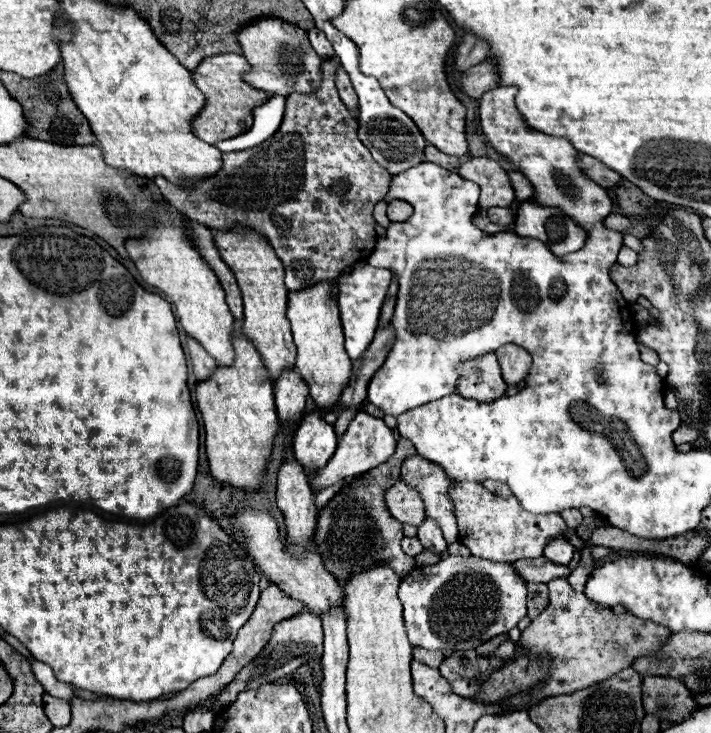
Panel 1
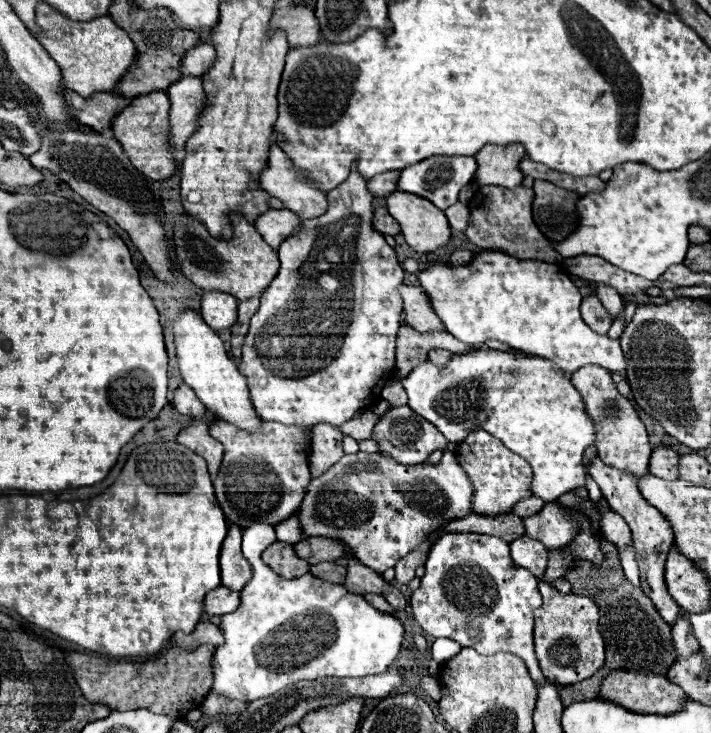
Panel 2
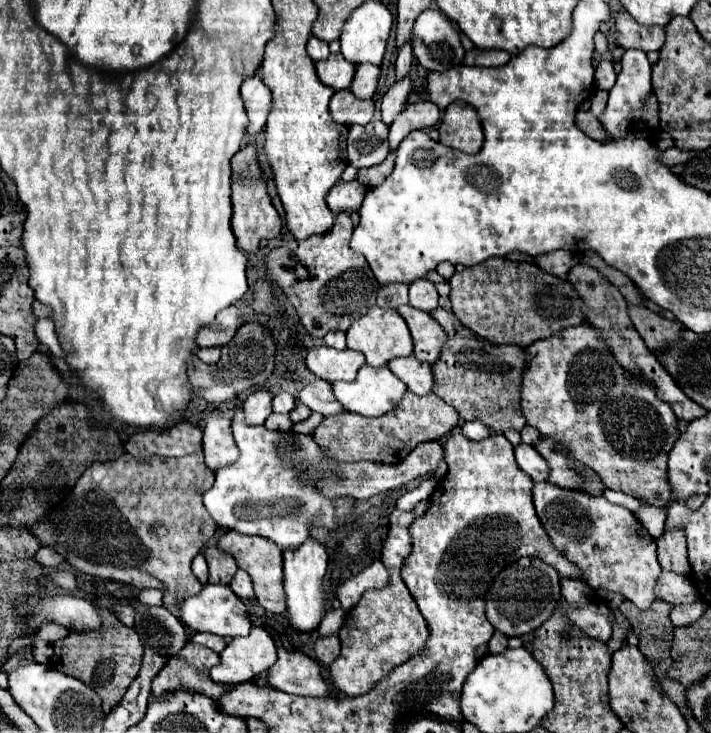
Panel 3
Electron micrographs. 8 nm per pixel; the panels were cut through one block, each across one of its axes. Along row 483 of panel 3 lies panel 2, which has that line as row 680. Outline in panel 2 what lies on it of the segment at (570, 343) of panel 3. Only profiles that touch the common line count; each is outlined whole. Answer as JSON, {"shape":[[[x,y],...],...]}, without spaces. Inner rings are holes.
{"shape":[[[612,670],[602,680],[598,696],[636,714],[676,714],[686,706],[686,694],[680,690],[680,686],[668,682],[666,676],[652,676],[626,670]]]}

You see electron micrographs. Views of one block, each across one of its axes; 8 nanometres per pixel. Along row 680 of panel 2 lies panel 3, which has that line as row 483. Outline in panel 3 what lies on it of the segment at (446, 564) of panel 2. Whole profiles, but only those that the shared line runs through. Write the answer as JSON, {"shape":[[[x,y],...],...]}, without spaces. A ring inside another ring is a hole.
{"shape":[[[536,482],[532,496],[536,514],[552,544],[582,570],[584,580],[590,588],[616,592],[634,602],[640,610],[646,610],[656,600],[654,584],[660,576],[656,540],[630,510],[608,502],[604,496],[594,498],[586,492],[560,488],[550,482]]]}

